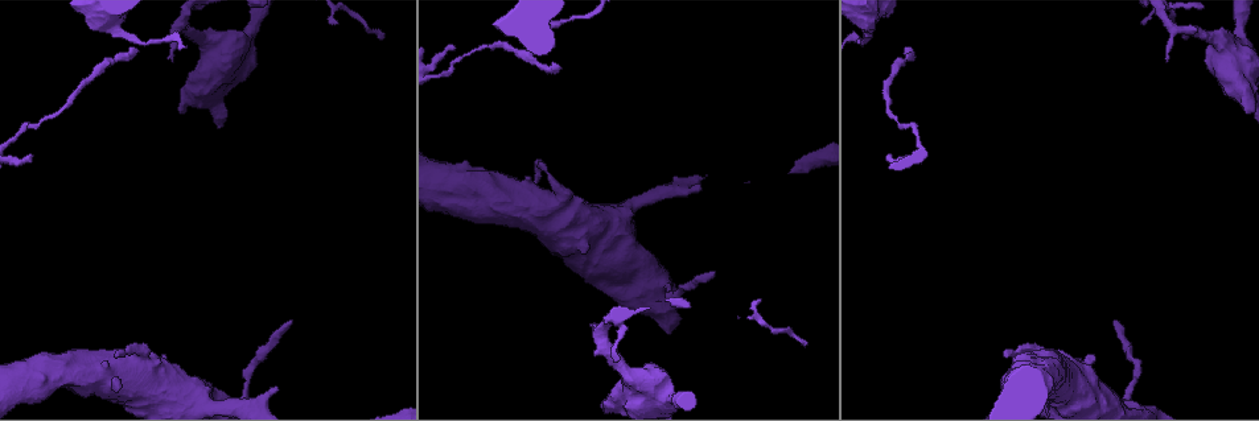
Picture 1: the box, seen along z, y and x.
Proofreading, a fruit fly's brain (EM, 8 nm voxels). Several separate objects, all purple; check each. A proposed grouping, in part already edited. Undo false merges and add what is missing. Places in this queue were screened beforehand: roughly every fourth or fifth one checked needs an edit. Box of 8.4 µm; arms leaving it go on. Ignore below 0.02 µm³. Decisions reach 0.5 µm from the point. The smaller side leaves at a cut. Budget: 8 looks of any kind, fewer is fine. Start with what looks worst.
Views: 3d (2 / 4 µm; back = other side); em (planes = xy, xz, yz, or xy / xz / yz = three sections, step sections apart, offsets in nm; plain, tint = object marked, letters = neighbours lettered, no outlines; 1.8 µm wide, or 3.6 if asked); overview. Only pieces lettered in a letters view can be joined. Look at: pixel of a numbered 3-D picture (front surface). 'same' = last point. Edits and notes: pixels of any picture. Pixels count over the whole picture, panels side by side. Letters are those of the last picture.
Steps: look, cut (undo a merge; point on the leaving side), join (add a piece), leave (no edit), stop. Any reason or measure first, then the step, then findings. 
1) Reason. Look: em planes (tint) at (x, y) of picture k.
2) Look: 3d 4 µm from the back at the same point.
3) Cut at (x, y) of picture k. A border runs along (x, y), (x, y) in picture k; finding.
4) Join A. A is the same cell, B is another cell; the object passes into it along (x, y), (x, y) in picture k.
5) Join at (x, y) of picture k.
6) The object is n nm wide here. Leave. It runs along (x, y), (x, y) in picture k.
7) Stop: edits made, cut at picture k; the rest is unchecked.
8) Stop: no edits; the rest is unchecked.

Branch stops here. Look: 3d 4 µm at (561, 69) of picture 1.

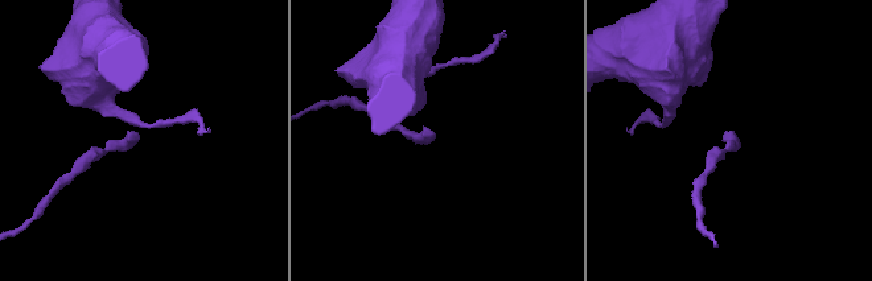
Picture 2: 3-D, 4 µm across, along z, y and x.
Need the tissue. Look: em planes (plain) at (730, 139) of picture 2.

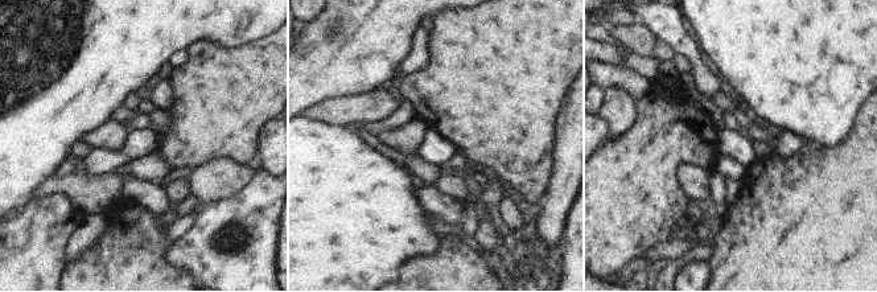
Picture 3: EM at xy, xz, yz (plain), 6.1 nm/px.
Look: em planes (letters) at the same point.

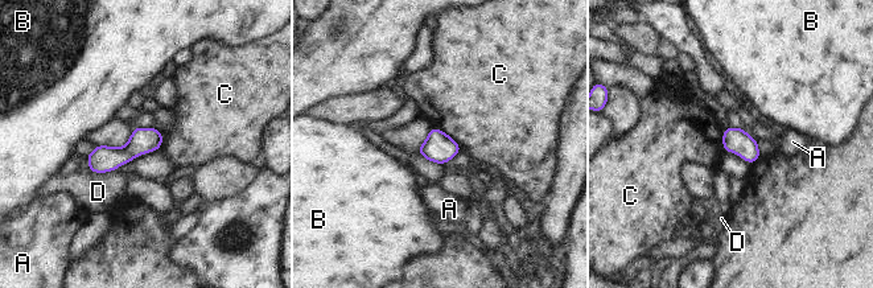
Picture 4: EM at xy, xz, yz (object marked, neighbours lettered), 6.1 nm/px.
The longest contact is with C, 220 nm. Leave. A, B, C and D are other cells; it runs along (159, 136), (91, 167) in picture 4; no lettered piece goes on from it.

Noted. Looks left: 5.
An open end. Look: em planes (letters) at (1165, 62) of picture 1.

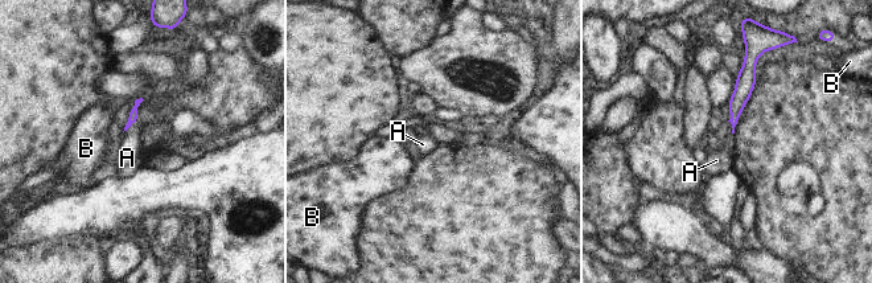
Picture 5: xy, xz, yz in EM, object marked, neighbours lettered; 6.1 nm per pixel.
The longest contact is with A, 60 nm. Join A. A is the same cell, B is another cell; the object passes into it along (132, 119), (126, 130), (127, 158) in picture 5; it goes on there.

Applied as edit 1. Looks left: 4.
Look: overview.

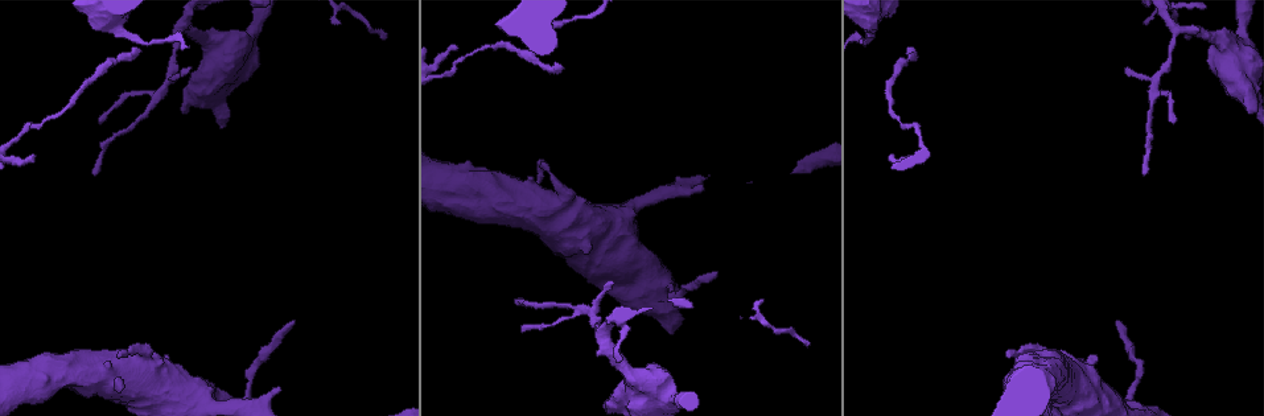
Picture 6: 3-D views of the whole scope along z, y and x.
Branch stops here. Look: 3d 2 µm at (700, 192) of picture 6.

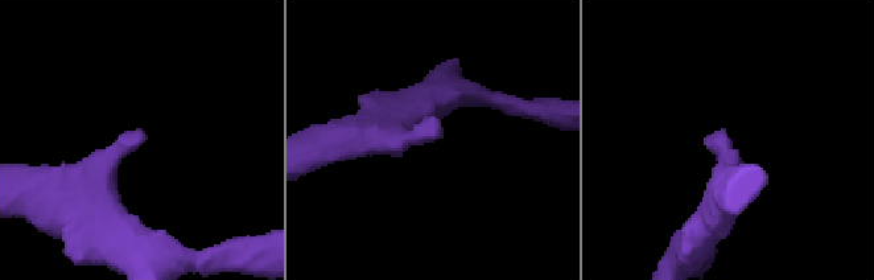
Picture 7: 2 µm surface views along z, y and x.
Now the EM. Look: em 3.6 µm xy step 16 (tint) at (723, 133) of picture 7.

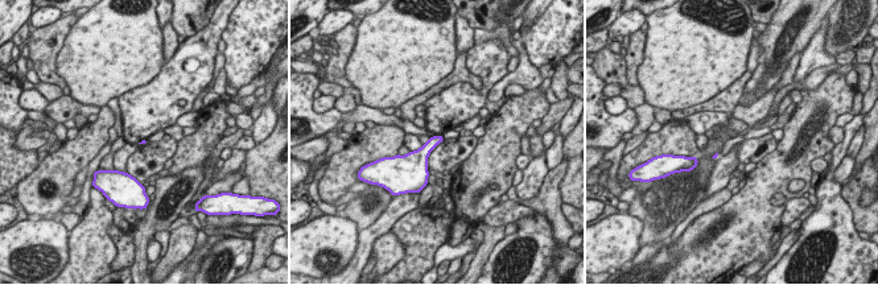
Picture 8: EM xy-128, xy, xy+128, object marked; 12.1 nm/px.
Look: em 3.6 µm planes (letters) at the same point.

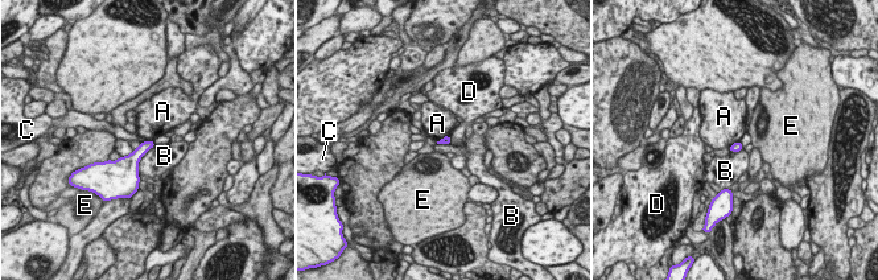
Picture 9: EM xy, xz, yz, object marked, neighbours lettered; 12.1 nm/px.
The longest contact is with B, 400 nm. Leave. A, B, C, D and E are other cells; no lettered piece goes on from it.

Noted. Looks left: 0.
Stop: edits made, join at picture 5; the rest is unchecked.

